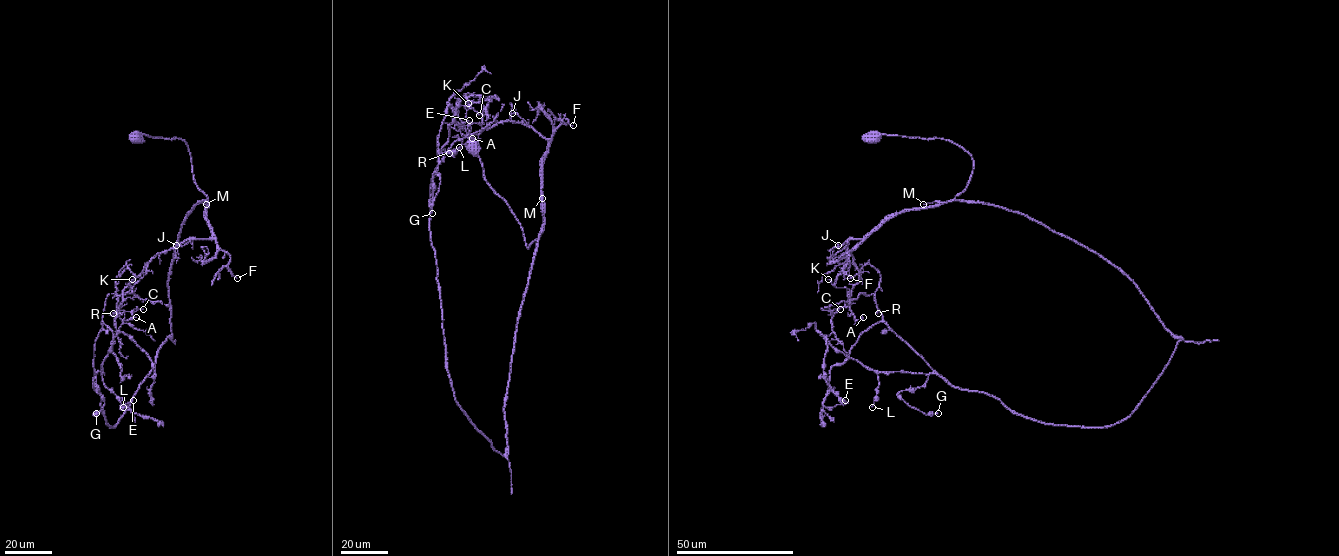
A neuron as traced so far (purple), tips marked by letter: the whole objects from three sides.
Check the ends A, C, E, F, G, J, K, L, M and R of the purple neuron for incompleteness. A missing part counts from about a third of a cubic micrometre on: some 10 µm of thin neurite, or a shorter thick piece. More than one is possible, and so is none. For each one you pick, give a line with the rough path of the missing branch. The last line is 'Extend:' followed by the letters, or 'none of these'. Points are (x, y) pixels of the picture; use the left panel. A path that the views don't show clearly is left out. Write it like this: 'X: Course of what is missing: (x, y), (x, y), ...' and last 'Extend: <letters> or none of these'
Extend: L

